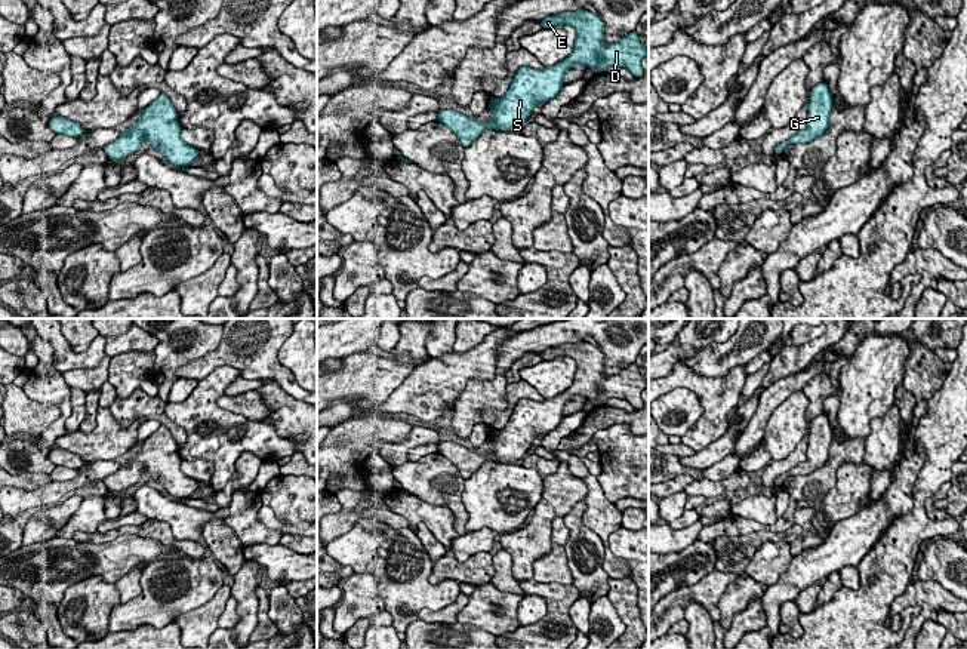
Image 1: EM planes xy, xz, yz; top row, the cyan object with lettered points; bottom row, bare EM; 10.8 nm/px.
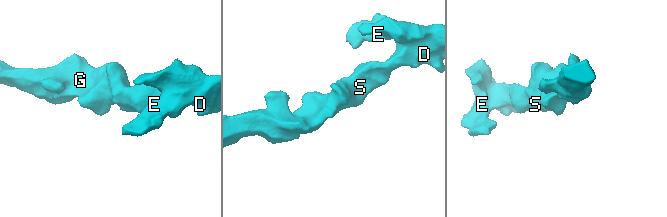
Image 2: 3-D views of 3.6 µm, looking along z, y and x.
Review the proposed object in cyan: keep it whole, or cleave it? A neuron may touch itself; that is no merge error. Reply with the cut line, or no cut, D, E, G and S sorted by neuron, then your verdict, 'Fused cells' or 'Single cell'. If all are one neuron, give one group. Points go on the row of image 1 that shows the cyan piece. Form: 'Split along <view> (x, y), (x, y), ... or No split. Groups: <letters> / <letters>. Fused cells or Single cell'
No split. Groups: D E G S. Single cell

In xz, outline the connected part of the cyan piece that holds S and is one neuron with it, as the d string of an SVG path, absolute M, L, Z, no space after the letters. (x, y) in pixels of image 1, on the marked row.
M585 9L551 15L542 19L541 25L542 28L570 25L576 30L573 50L564 61L543 70L521 67L502 98L490 96L492 102L487 107L493 111L490 123L474 122L455 110L437 113L437 120L459 138L464 148L487 129L514 130L527 124L535 107L558 95L564 86L564 73L575 64L597 67L601 71L609 67L622 67L635 77L644 74L641 61L649 58L649 50L641 44L635 31L620 37L616 43L606 44L604 22Z

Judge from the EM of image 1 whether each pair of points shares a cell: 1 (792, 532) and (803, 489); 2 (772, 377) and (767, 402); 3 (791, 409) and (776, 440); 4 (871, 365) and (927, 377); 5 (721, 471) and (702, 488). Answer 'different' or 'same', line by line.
1: different
2: different
3: same
4: different
5: different

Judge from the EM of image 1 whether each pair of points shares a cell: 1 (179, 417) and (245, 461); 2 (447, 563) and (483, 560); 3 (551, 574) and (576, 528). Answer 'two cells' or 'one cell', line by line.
1: two cells
2: one cell
3: two cells

